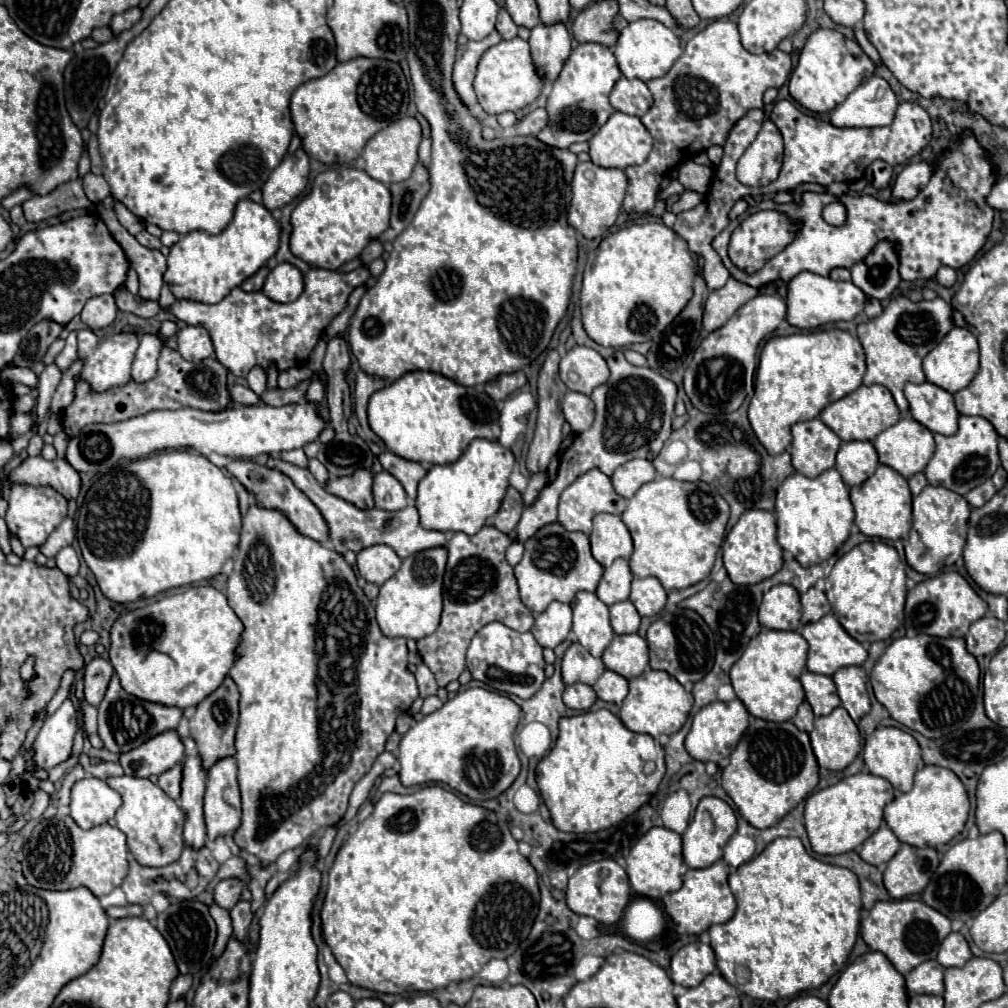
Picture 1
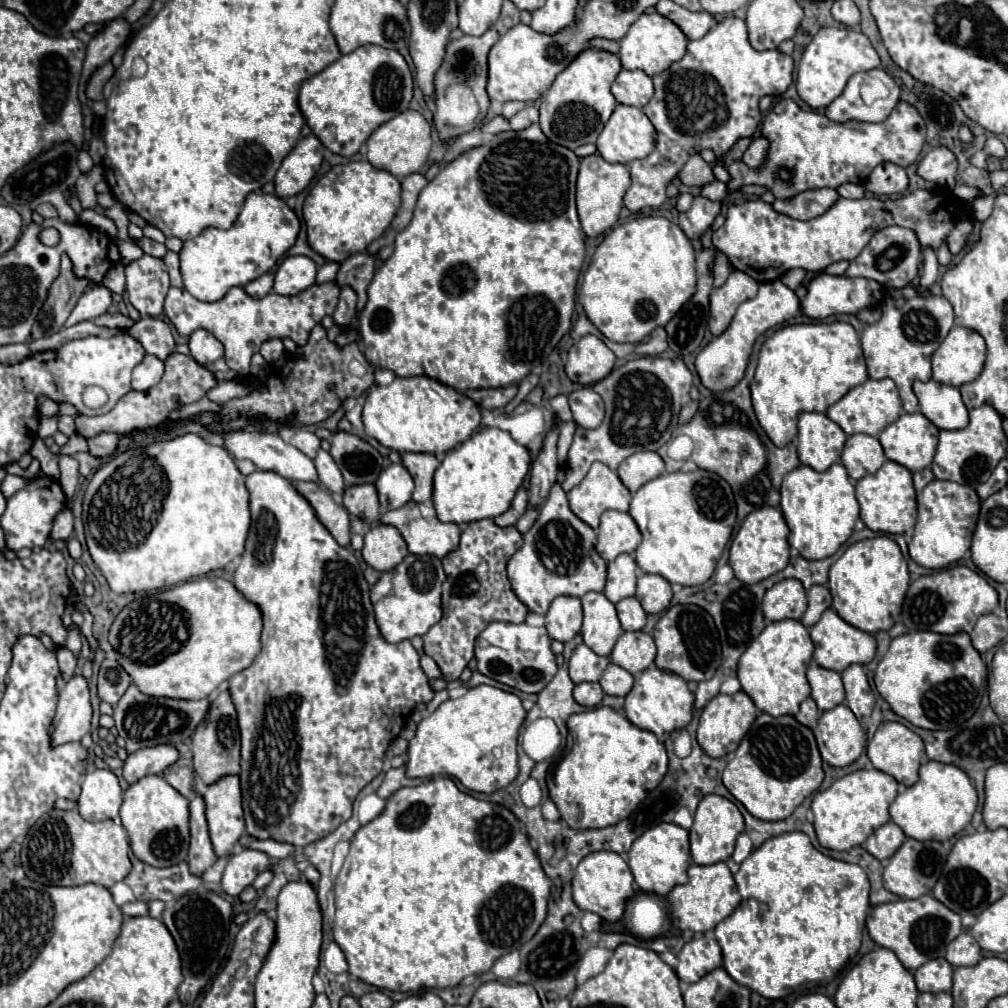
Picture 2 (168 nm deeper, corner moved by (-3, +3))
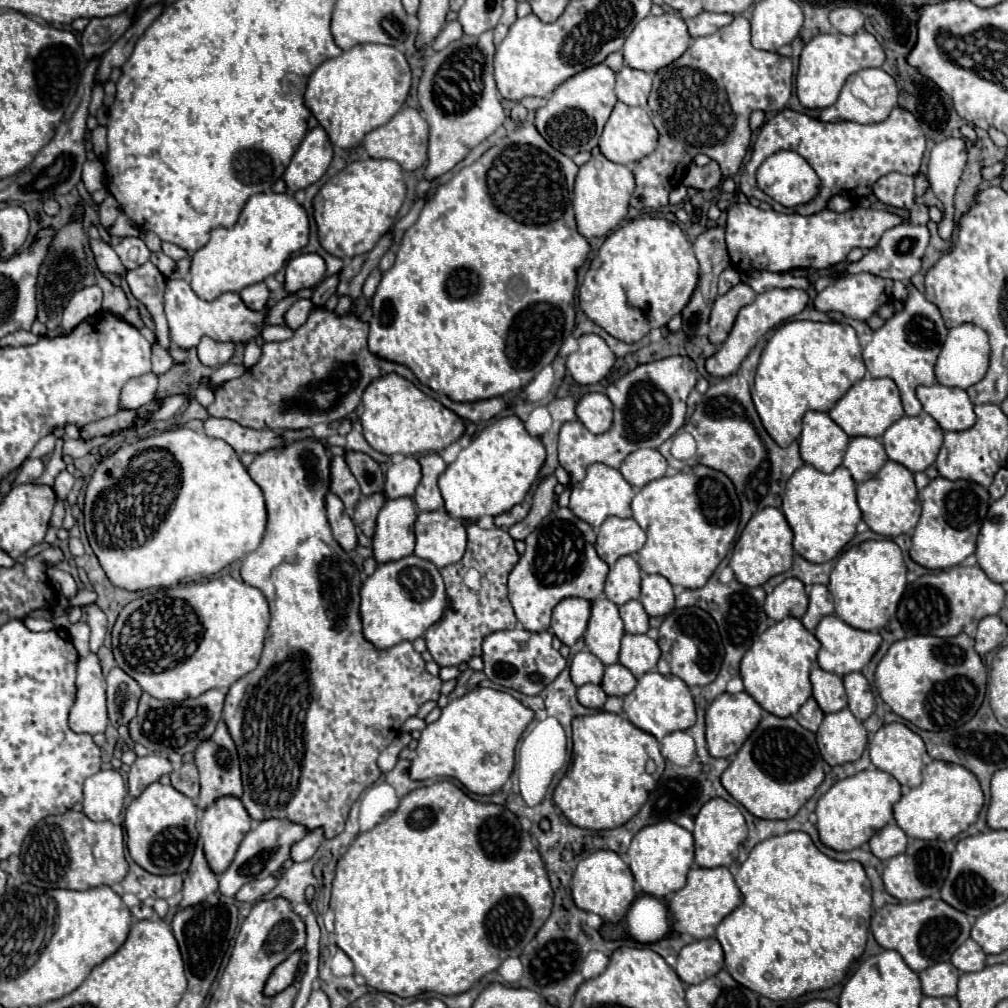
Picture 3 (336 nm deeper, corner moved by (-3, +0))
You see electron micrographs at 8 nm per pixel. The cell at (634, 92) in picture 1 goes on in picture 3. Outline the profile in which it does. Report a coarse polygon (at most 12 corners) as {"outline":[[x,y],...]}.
{"outline":[[627,65],[617,73],[621,103],[645,109],[651,75]]}

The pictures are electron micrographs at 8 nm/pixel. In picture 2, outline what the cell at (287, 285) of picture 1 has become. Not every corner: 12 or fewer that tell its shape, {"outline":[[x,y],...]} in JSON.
{"outline":[[287,256],[273,290],[295,296],[315,284],[317,264]]}

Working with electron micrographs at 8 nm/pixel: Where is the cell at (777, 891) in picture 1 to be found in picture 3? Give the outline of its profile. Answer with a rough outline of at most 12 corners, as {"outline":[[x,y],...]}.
{"outline":[[807,833],[755,845],[717,927],[779,1001],[843,981],[871,883]]}

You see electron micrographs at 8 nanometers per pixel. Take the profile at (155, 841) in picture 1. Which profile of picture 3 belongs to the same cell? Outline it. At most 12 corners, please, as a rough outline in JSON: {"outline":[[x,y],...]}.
{"outline":[[151,783],[125,811],[131,859],[185,873],[197,805]]}

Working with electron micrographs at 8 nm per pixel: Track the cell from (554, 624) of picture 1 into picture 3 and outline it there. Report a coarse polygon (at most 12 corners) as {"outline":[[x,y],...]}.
{"outline":[[563,599],[553,609],[551,629],[571,647],[583,637],[591,603]]}

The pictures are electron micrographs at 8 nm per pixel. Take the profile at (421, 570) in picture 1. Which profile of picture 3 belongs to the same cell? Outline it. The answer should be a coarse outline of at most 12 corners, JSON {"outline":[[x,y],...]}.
{"outline":[[409,555],[361,589],[377,649],[415,641],[443,617],[441,571]]}

